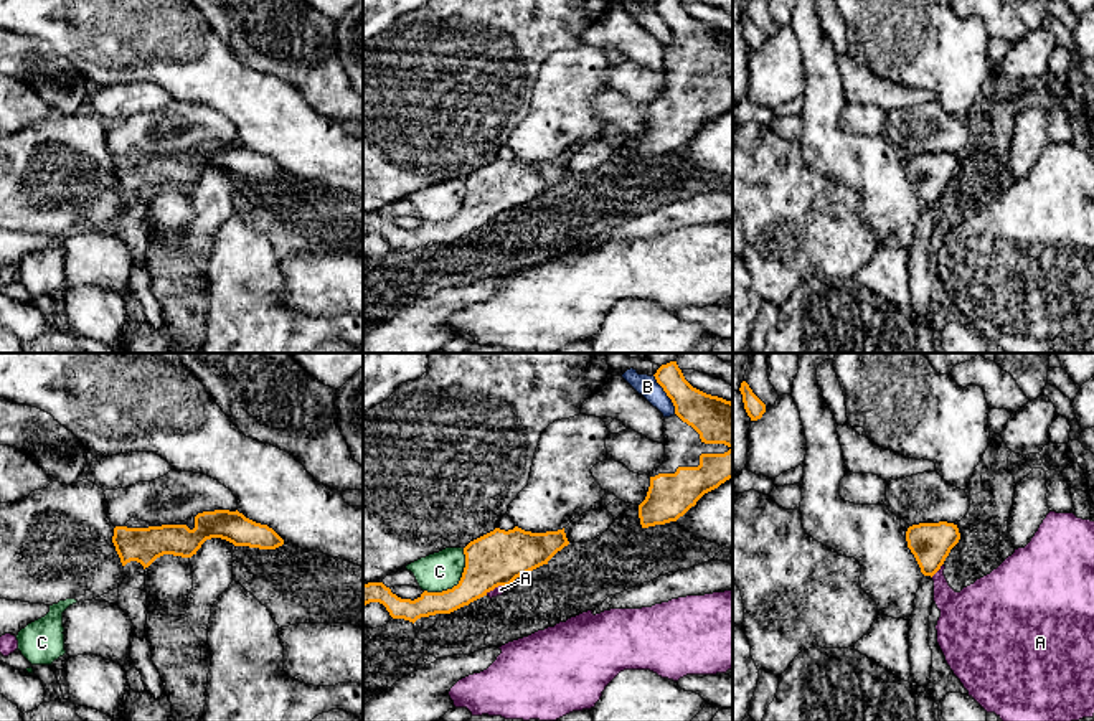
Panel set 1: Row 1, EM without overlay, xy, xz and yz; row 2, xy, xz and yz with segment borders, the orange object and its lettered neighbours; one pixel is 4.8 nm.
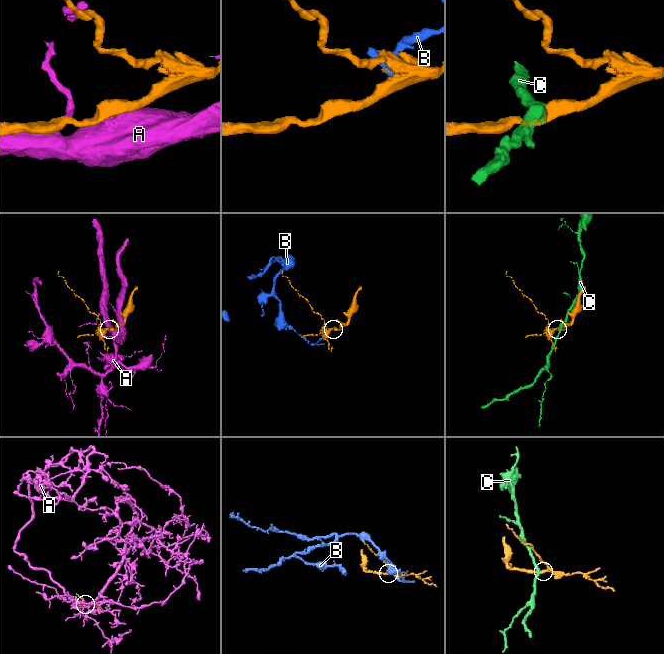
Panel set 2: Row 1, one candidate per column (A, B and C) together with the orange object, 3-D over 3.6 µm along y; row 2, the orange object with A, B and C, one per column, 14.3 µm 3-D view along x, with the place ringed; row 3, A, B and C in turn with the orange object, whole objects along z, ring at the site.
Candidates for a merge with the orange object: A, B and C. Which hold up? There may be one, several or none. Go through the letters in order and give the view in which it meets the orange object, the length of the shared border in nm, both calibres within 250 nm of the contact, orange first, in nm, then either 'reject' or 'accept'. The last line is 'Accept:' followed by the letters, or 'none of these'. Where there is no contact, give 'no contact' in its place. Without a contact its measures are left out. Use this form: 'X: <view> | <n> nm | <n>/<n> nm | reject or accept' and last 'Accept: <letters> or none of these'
A: yz | 90 nm | 200/220 nm | reject
B: xz | 220 nm | 200/100 nm | reject
C: xz | 300 nm | 260/190 nm | reject
Accept: none of these

